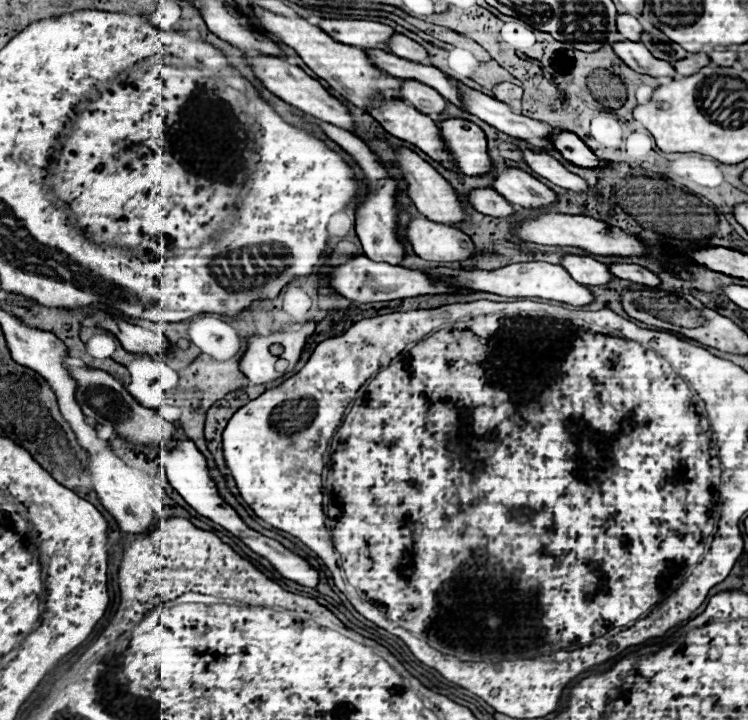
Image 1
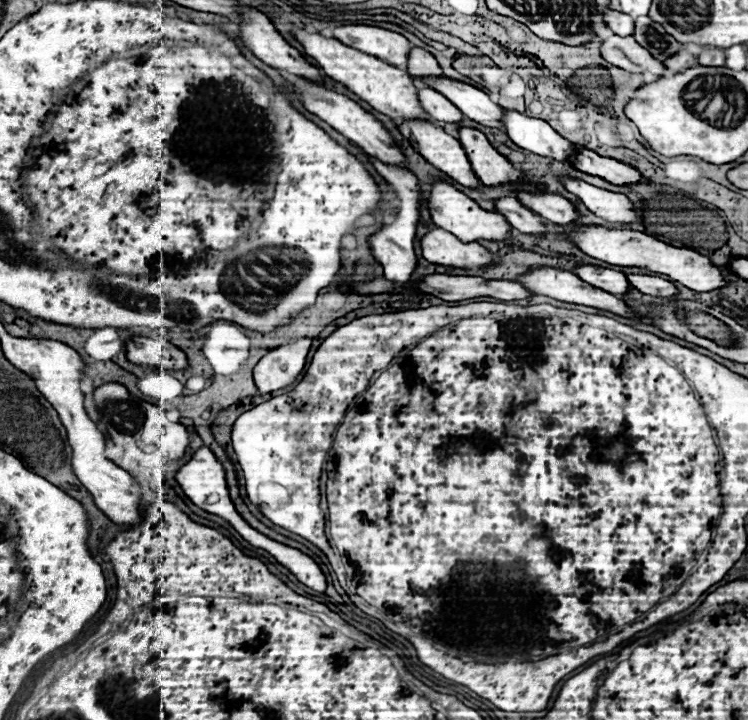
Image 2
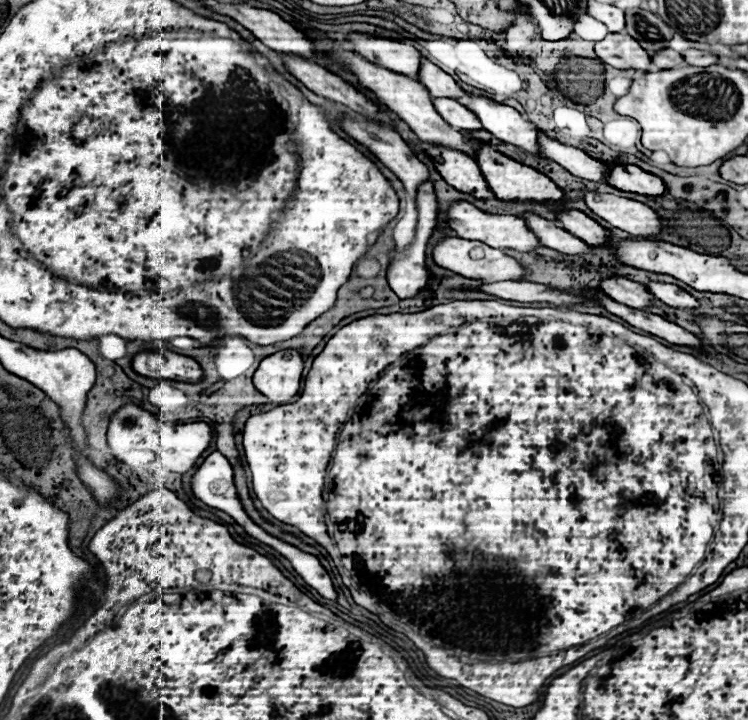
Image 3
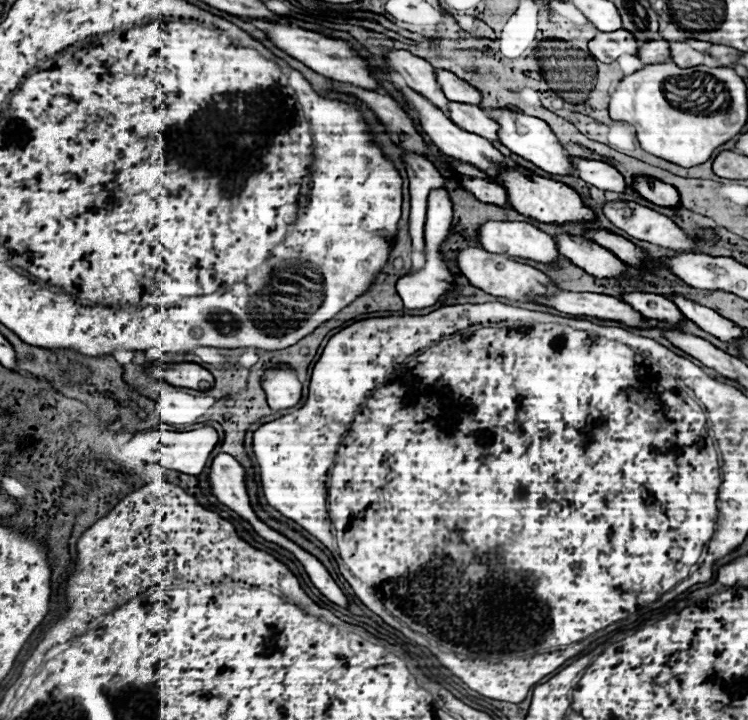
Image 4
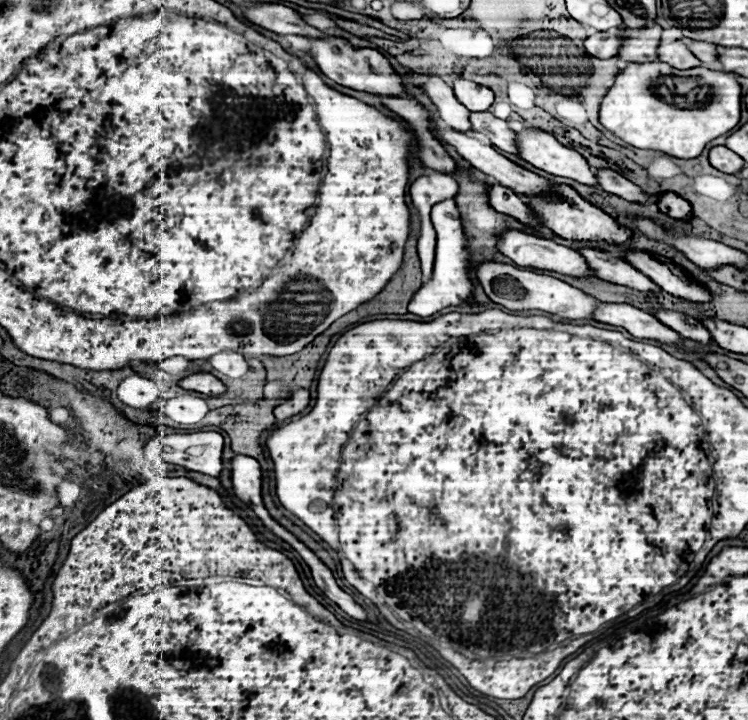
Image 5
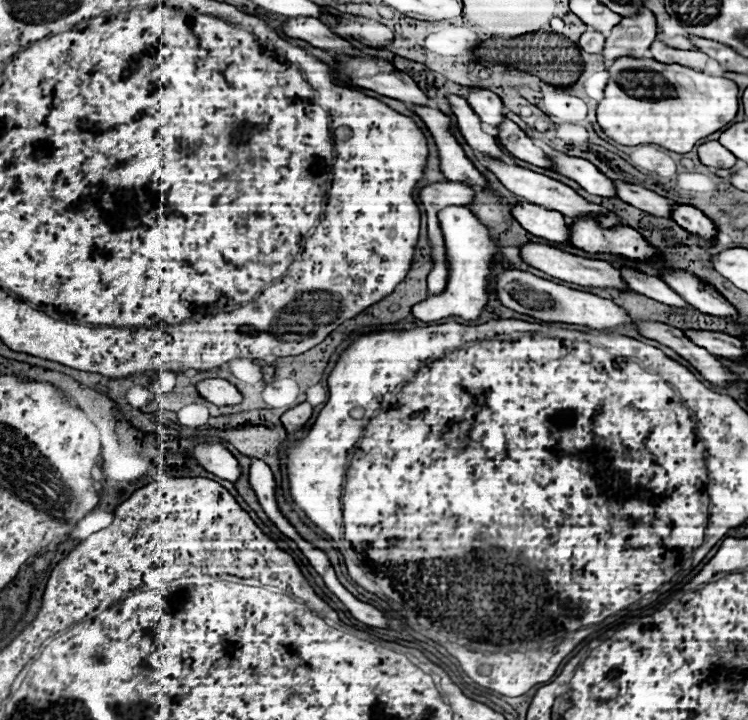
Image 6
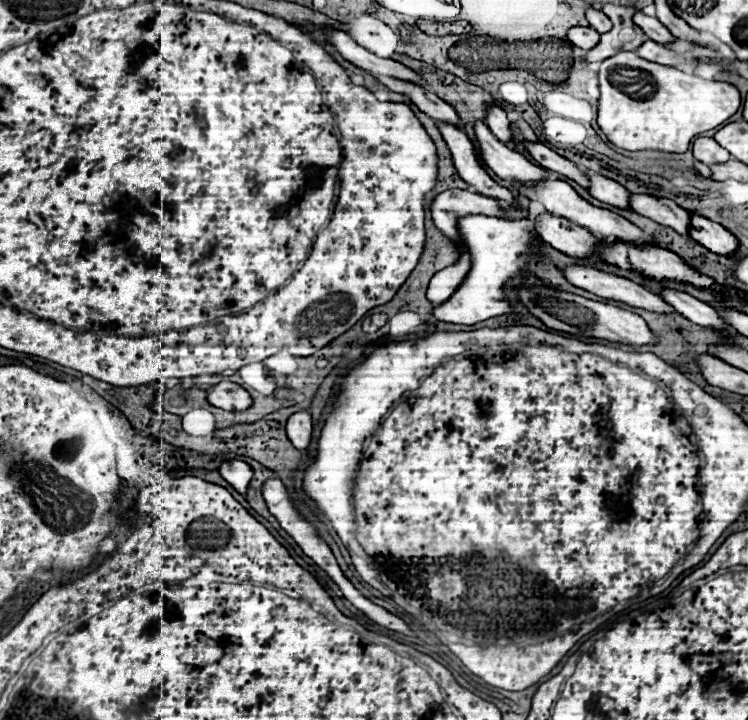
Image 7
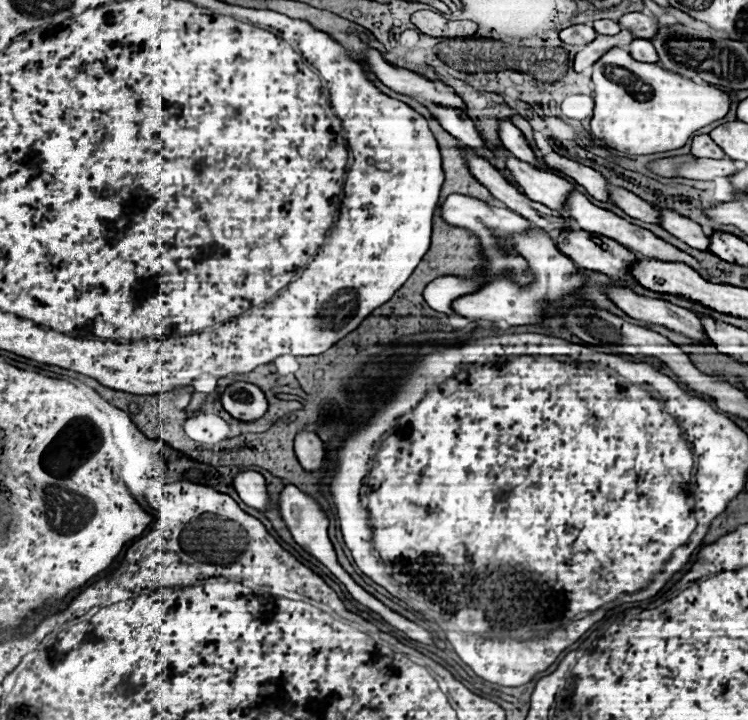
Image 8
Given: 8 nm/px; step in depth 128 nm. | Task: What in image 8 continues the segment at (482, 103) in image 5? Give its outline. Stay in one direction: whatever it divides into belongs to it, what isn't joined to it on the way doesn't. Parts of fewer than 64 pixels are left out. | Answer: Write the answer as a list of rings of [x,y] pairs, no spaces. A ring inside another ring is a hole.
[[[502,122],[500,124],[500,138],[502,138],[502,144],[522,162],[528,162],[530,166],[534,168],[540,168],[536,156],[534,156],[534,150],[530,148],[530,144],[526,142],[524,134],[512,124],[512,122]]]

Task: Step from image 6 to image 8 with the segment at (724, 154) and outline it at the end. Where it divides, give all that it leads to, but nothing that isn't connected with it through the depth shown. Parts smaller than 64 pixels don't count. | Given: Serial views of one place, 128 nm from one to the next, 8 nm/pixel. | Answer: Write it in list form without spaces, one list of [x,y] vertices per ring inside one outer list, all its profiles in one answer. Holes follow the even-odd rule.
[[[708,134],[694,136],[694,140],[692,140],[692,154],[696,158],[724,158],[724,152],[710,140]]]

